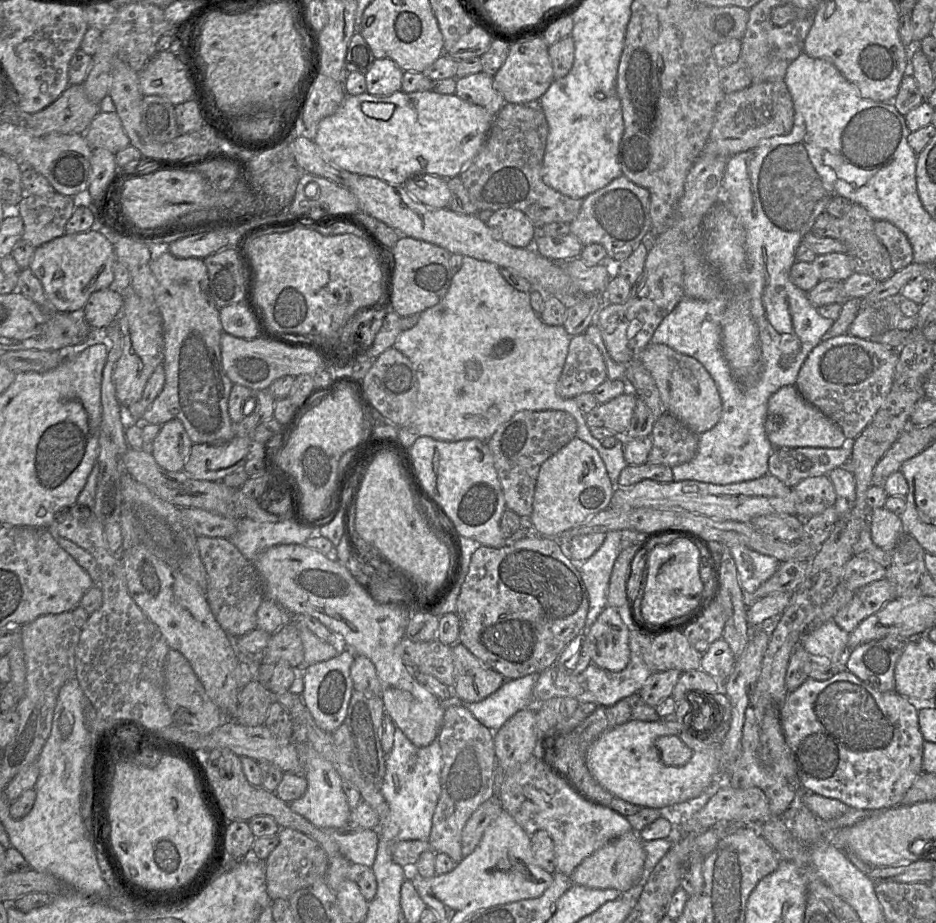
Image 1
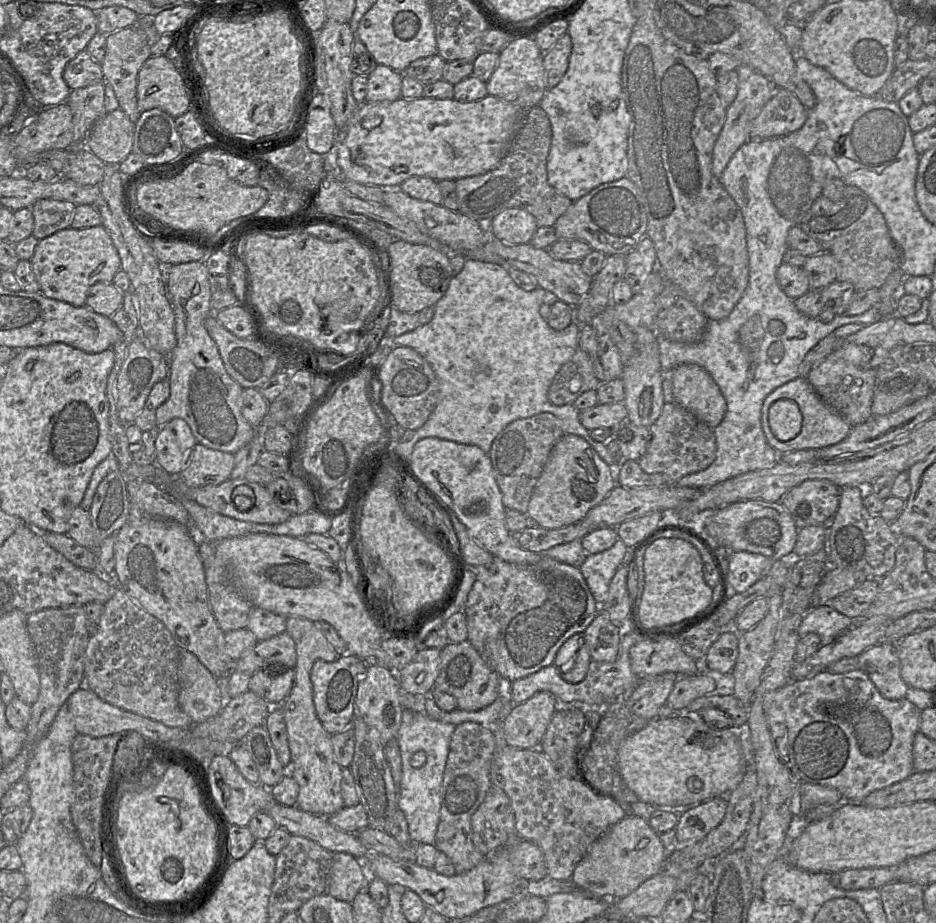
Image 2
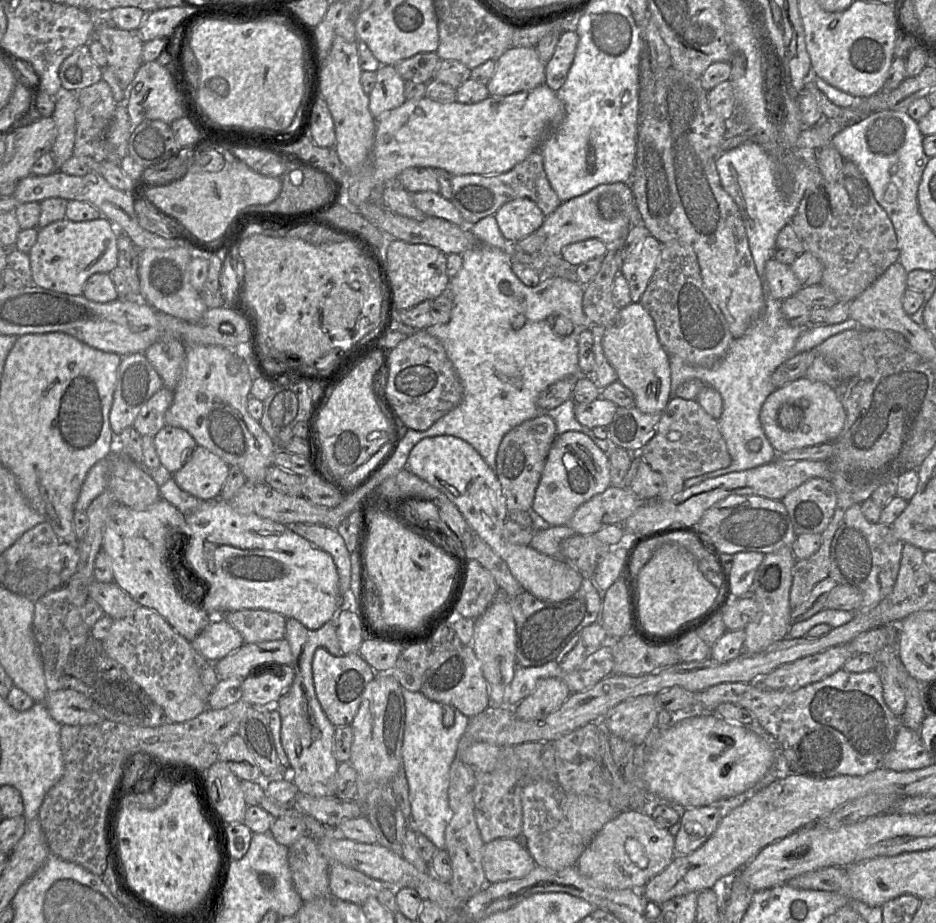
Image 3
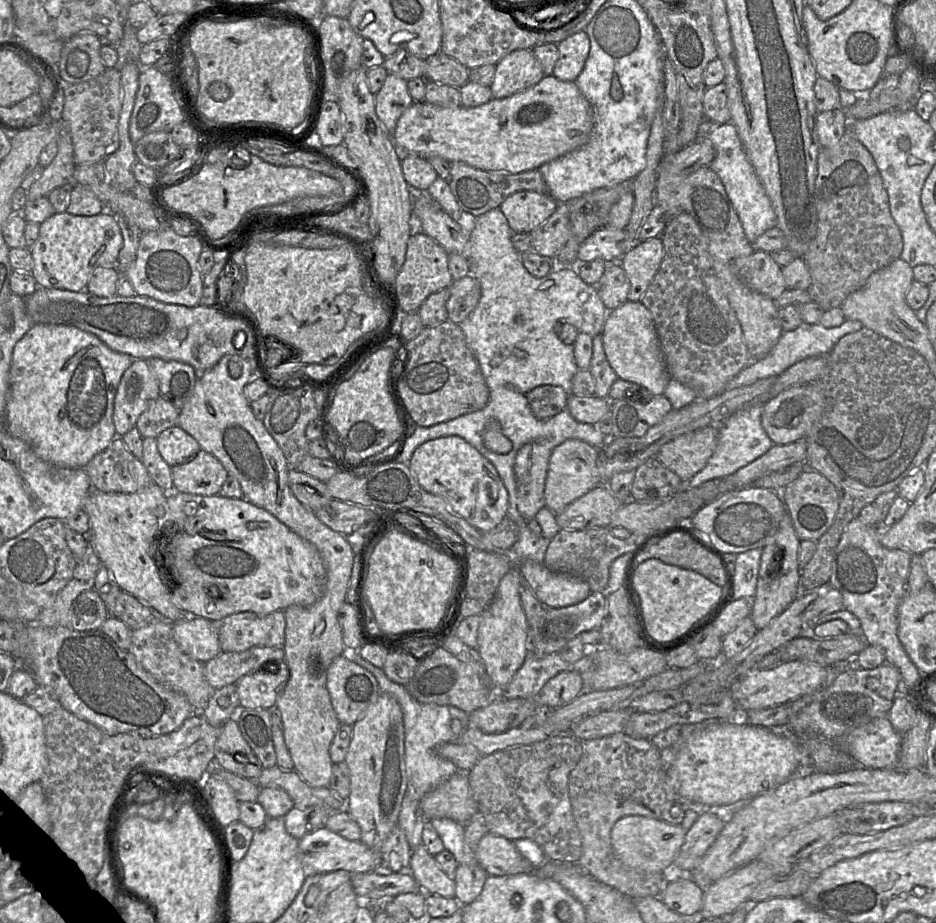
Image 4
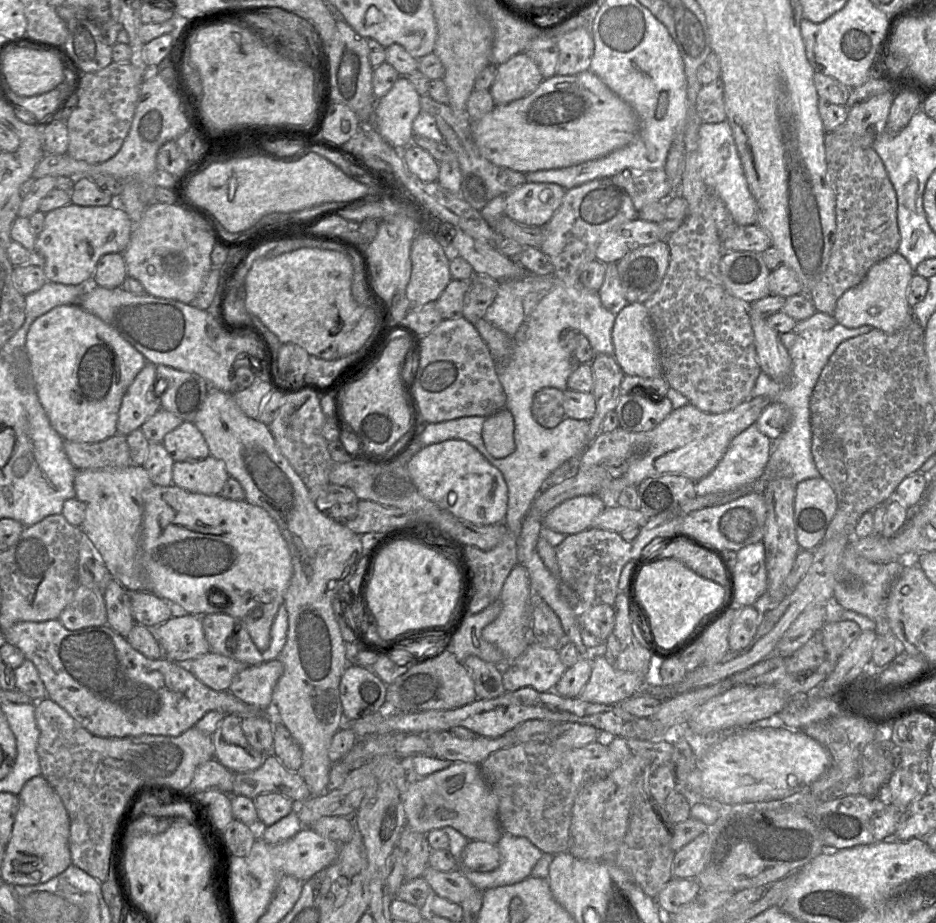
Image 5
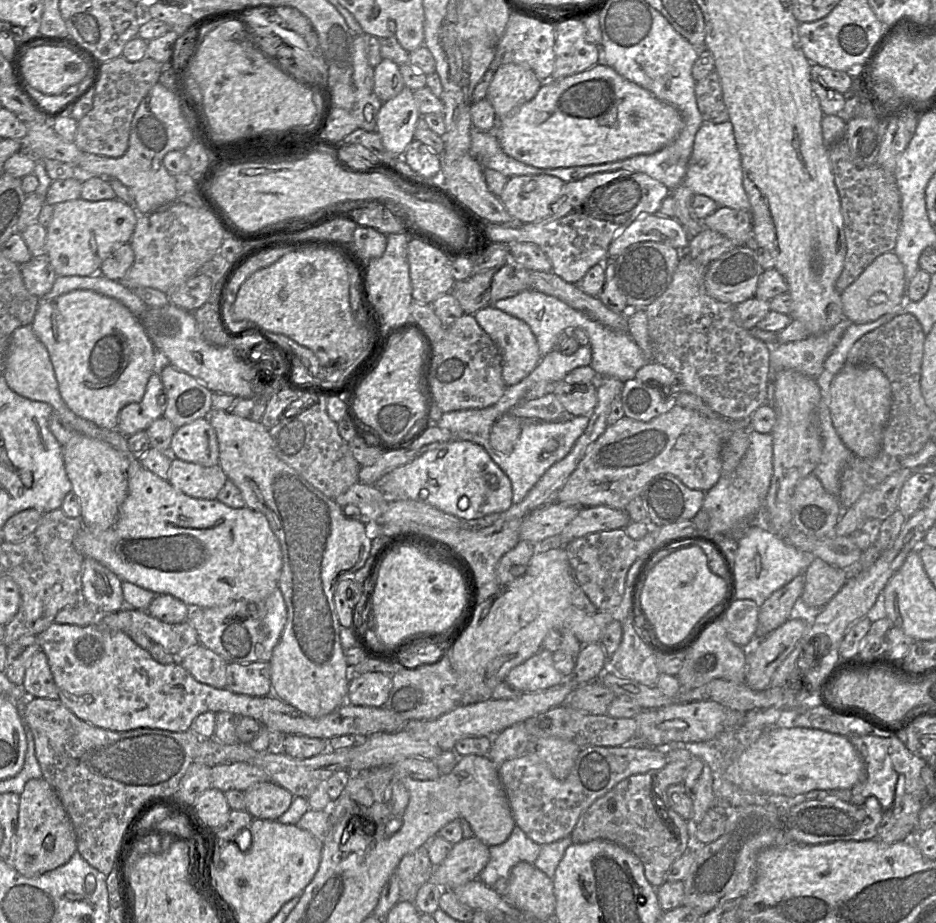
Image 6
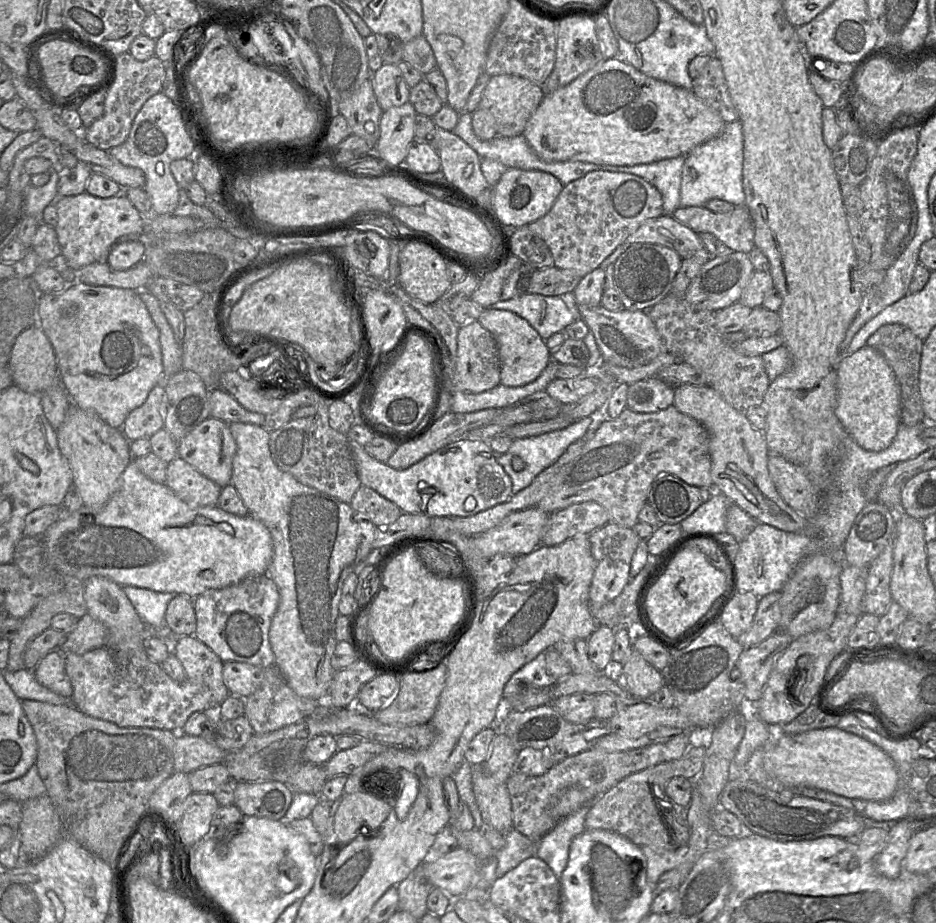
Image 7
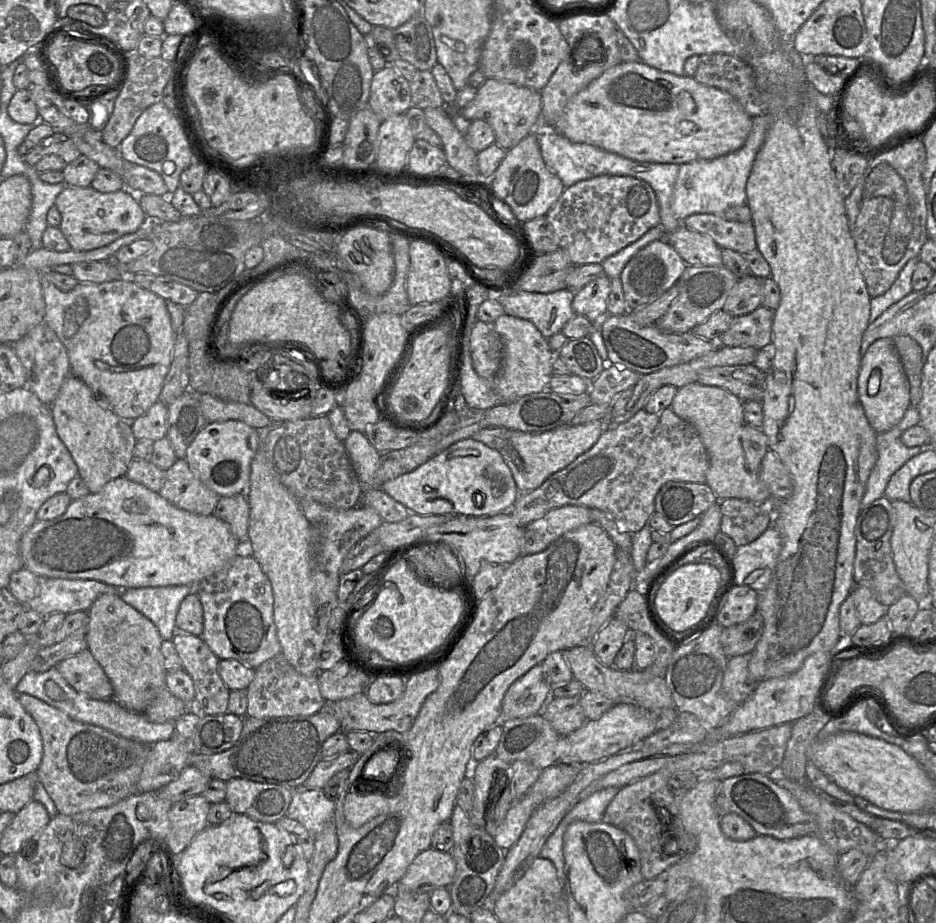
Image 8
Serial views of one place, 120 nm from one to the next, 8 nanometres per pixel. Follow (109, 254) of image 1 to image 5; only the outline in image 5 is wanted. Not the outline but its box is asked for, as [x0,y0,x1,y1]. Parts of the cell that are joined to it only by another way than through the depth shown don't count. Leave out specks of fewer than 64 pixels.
[34,203,133,285]

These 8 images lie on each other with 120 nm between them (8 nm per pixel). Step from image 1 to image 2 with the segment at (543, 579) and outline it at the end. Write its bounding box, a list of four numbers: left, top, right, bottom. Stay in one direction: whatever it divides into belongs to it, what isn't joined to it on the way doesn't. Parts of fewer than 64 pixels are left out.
[463,556,600,683]

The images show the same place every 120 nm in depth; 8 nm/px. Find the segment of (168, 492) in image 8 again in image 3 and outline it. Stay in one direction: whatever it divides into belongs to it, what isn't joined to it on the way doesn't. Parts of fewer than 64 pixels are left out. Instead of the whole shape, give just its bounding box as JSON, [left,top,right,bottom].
[173,445,230,500]

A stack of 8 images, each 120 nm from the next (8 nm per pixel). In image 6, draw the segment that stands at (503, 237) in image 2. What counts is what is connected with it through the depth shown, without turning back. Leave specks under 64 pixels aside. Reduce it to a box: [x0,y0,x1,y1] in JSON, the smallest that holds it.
[500,174,565,223]

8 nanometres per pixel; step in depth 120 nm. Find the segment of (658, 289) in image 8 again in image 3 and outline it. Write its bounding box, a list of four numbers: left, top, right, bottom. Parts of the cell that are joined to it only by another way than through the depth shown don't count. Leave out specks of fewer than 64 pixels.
[620,235,661,302]

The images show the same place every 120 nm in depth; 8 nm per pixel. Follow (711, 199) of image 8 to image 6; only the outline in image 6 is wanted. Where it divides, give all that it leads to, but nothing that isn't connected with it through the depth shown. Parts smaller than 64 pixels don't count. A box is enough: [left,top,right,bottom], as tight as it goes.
[682,121,751,211]

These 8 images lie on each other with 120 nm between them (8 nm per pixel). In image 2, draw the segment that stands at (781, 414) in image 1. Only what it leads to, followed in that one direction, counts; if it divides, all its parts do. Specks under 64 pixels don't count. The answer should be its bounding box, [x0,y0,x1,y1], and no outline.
[762,378,851,454]

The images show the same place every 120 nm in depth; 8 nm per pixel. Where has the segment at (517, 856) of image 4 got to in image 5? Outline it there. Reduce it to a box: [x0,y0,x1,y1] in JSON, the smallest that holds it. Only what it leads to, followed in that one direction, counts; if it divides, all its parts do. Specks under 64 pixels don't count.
[462,840,500,871]

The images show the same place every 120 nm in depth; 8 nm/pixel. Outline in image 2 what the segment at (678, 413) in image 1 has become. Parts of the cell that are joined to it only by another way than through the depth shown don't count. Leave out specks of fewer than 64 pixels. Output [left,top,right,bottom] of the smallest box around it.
[670,363,727,429]

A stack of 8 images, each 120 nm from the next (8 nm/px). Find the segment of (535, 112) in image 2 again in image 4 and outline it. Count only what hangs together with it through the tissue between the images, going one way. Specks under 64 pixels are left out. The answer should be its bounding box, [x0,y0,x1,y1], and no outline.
[449,161,548,217]

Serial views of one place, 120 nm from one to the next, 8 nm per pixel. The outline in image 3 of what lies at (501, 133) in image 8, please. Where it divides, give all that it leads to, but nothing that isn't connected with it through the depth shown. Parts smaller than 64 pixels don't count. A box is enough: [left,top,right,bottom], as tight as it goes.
[486,47,545,96]

